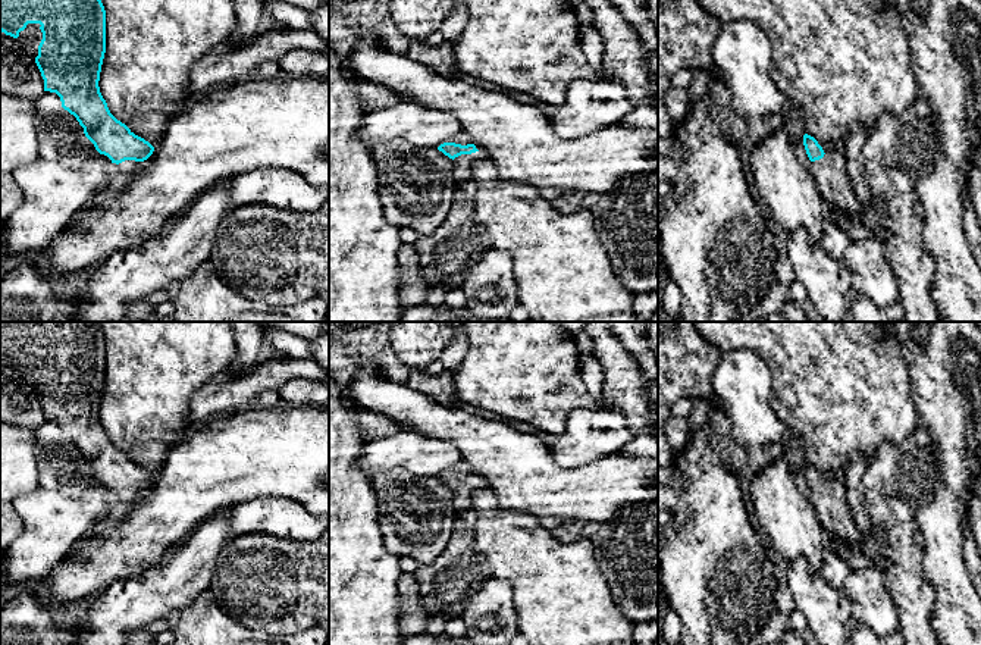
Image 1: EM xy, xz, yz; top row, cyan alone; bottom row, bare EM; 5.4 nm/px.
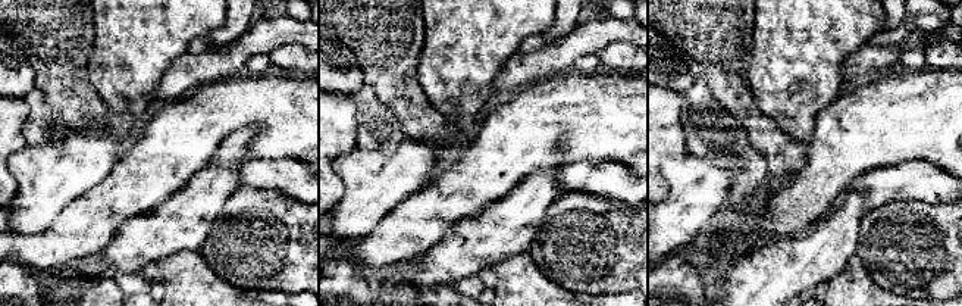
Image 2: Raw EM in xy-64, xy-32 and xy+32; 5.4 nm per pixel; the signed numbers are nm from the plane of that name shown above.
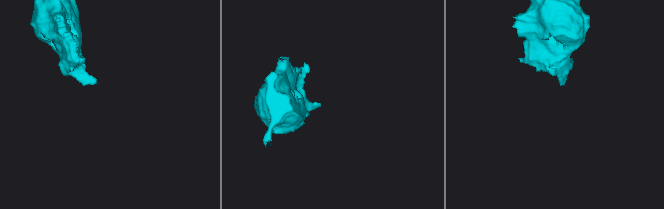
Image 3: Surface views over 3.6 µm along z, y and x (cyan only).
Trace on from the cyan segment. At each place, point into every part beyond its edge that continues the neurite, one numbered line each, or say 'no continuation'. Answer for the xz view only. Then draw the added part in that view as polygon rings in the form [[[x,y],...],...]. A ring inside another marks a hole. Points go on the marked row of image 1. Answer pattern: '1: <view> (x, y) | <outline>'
1: xz (461, 166) | [[[476,151],[471,154],[461,154],[452,160],[452,172],[457,182],[464,182],[473,178],[471,166],[473,162],[485,153]]]

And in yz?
1: yz (830, 172) | [[[844,144],[830,150],[808,167],[827,206],[837,209],[850,219],[858,219],[862,204],[850,187],[844,159]]]

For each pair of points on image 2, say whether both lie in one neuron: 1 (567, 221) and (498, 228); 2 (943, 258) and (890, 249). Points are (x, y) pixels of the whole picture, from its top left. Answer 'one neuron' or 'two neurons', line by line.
1: two neurons
2: one neuron

